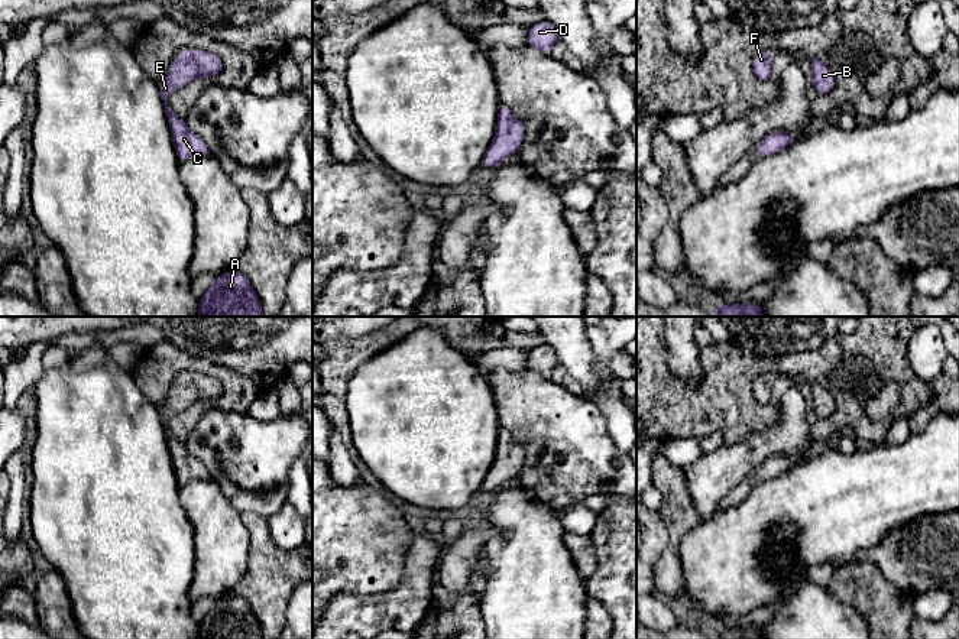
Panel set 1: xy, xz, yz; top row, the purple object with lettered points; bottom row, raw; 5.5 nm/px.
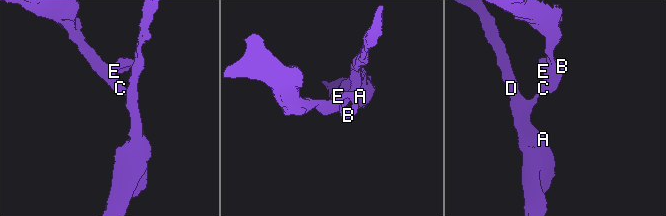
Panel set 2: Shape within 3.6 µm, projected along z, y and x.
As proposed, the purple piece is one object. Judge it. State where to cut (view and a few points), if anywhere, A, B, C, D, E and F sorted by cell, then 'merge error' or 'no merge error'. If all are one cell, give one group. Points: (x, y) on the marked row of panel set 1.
no cut | A B C D E F | no merge error

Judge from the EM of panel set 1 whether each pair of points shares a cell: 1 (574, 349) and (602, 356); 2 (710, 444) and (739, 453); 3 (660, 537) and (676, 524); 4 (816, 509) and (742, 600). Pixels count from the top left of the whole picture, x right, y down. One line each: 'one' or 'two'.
1: two
2: two
3: two
4: one

